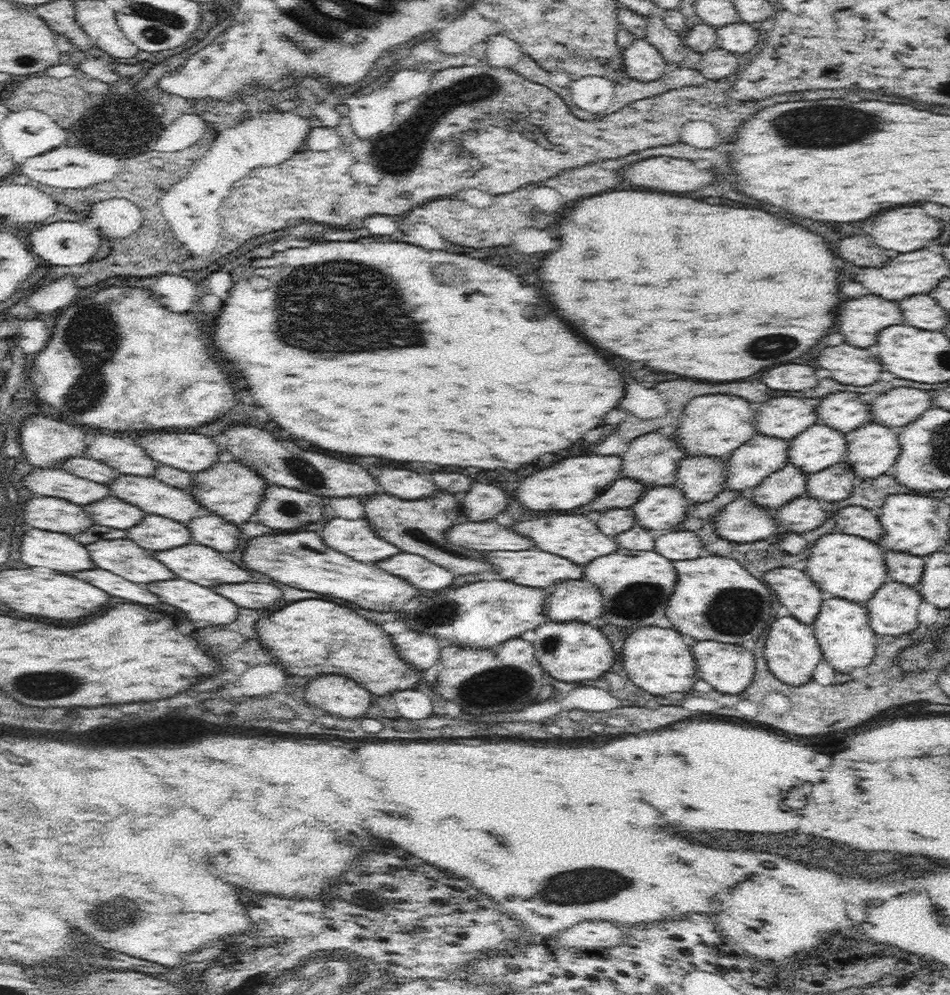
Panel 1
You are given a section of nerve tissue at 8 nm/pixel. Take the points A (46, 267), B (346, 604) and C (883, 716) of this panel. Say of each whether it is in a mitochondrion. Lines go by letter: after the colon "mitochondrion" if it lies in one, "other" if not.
A: other
B: other
C: other

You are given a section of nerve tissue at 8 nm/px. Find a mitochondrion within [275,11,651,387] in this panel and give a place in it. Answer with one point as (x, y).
(405, 141)

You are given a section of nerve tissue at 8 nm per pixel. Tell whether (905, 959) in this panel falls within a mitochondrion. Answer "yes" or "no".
no

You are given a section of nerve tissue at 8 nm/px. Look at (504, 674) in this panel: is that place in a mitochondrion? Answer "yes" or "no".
yes

